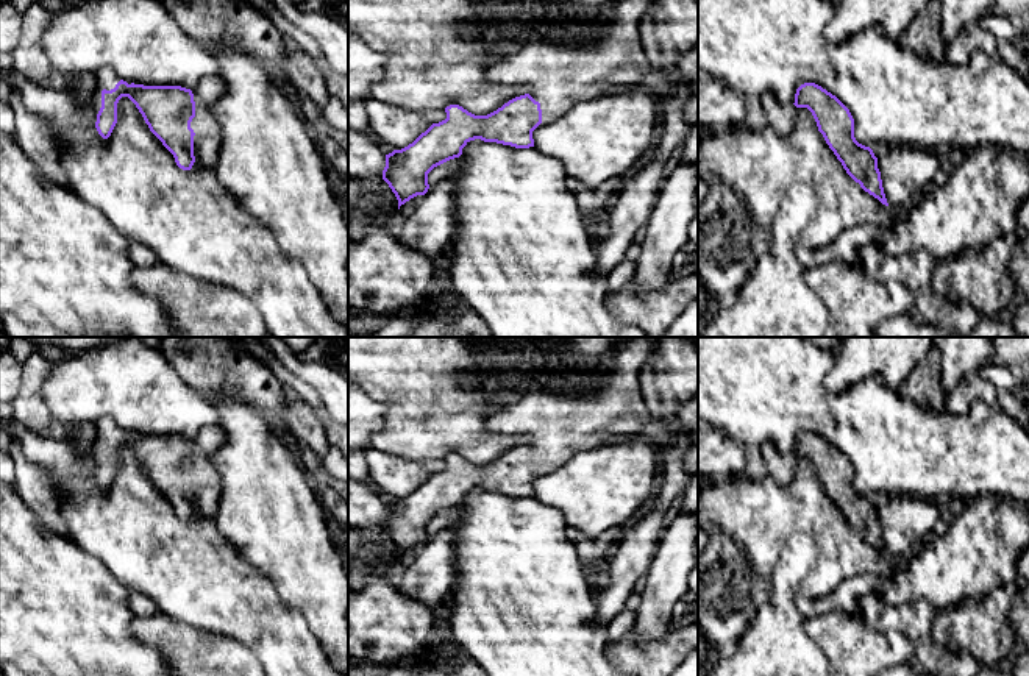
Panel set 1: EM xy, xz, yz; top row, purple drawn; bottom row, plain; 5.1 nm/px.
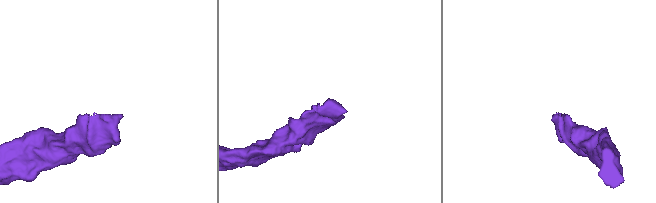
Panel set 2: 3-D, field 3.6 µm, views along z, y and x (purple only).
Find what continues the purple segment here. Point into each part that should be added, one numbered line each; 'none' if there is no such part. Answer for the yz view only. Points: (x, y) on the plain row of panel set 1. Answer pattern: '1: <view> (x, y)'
1: yz (781, 467)

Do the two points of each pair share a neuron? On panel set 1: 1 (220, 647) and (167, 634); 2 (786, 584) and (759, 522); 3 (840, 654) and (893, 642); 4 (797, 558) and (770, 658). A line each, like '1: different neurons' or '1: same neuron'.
1: same neuron
2: different neurons
3: same neuron
4: same neuron

